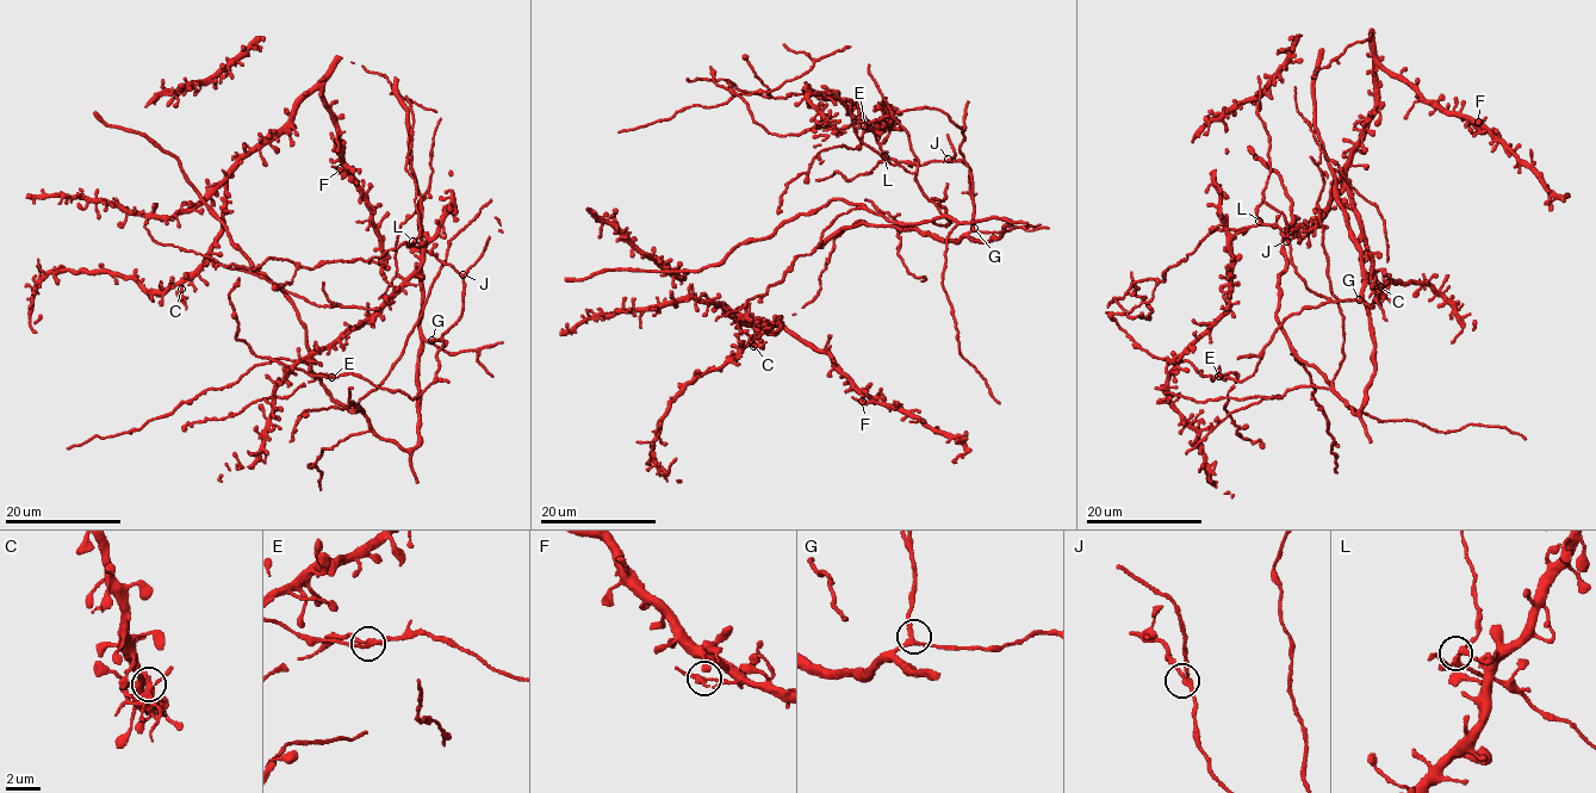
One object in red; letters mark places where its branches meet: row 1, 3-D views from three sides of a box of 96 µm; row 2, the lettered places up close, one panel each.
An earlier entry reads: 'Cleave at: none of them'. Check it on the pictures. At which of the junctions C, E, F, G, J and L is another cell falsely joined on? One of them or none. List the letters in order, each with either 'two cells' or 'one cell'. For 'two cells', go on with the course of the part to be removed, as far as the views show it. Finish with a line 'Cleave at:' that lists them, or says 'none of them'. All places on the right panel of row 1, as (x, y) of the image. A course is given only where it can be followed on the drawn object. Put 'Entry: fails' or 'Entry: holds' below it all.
C: two cells | (1380, 286), (1382, 307)
E: one cell
F: one cell
G: one cell
J: one cell
L: one cell
Cleave at: C
Entry: fails

